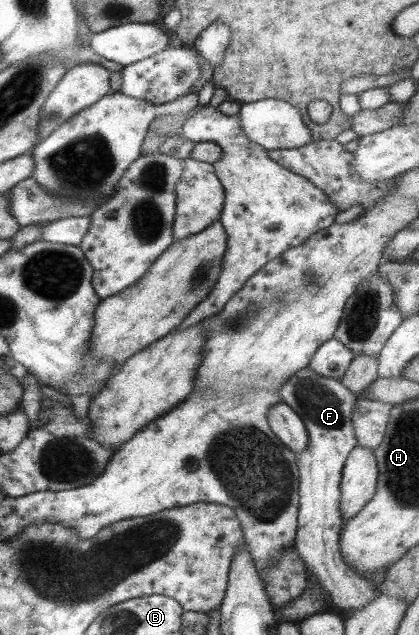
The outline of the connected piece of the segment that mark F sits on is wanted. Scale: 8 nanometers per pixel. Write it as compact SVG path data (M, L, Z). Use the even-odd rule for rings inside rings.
M306 366L302 370L292 374L284 384L278 388L278 394L281 401L287 404L305 424L308 435L306 448L297 455L296 468L298 470L298 508L297 508L297 529L295 532L295 541L293 548L301 561L307 568L311 568L311 574L318 581L322 591L328 595L329 606L332 611L345 617L347 614L358 611L360 607L366 607L378 592L362 580L350 567L344 564L340 556L338 539L342 527L341 508L340 508L340 489L341 470L348 456L348 453L357 446L357 440L354 436L351 423L352 409L354 408L356 396L354 396L340 380L332 380L326 376L314 374L310 367Z

